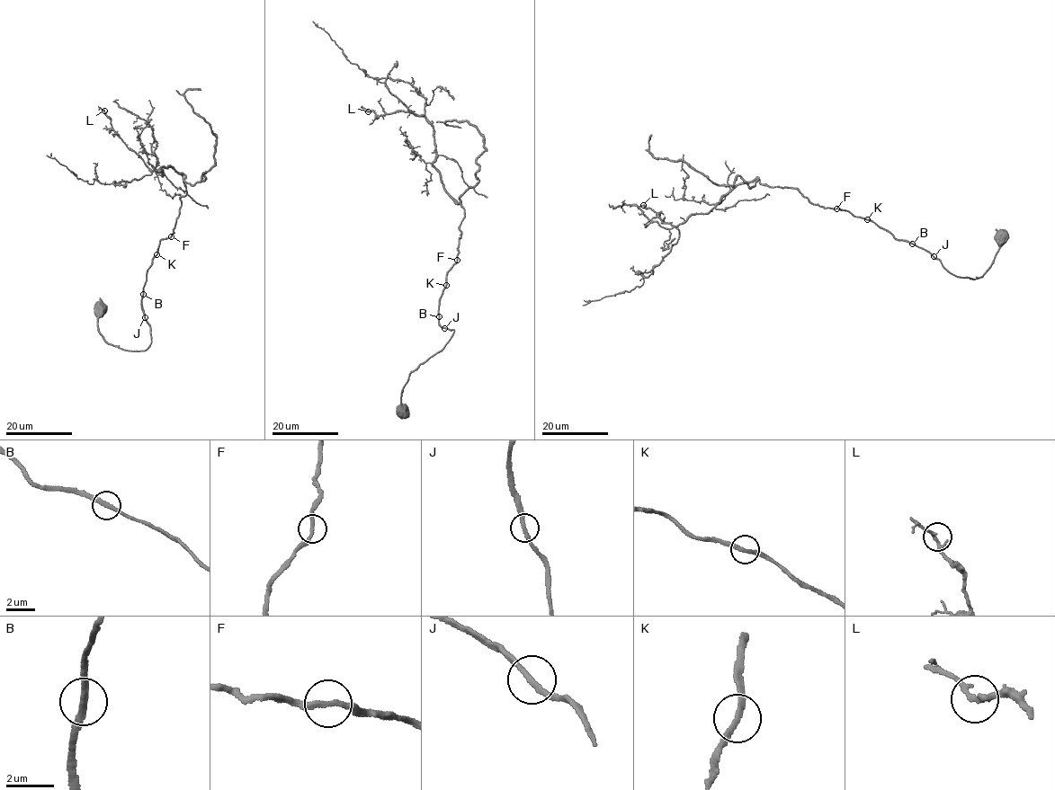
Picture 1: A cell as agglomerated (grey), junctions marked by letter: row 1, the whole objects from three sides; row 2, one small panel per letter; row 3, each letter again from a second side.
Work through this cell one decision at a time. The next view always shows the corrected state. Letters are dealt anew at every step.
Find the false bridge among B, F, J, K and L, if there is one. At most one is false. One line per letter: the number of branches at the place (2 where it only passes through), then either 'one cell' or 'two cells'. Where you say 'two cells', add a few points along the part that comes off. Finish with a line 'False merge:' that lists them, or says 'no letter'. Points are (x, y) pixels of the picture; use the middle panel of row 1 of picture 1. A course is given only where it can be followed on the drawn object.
B: 2 | one cell
F: 2 | one cell
J: 2 | one cell
K: 2 | one cell
L: 2 | one cell
False merge: no letter

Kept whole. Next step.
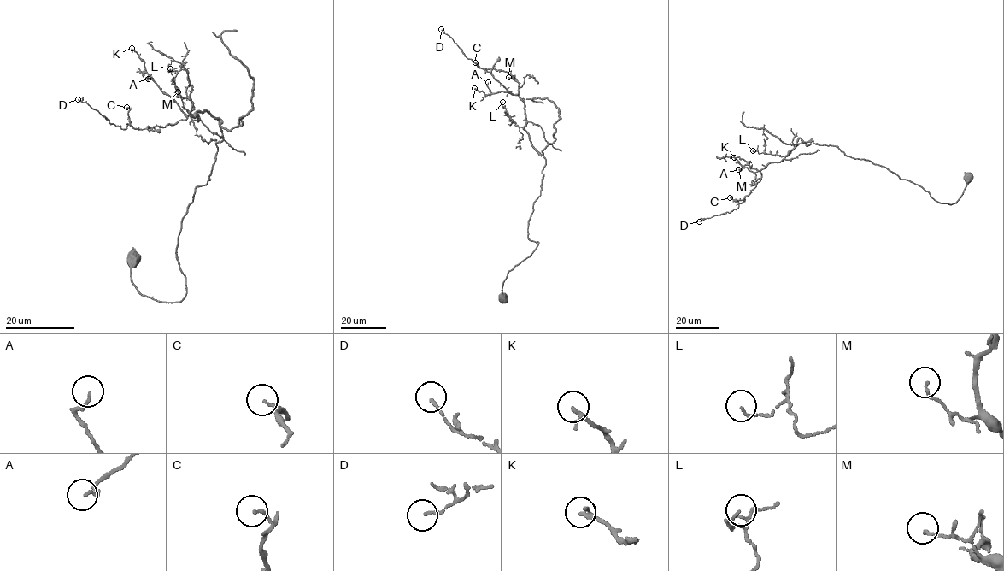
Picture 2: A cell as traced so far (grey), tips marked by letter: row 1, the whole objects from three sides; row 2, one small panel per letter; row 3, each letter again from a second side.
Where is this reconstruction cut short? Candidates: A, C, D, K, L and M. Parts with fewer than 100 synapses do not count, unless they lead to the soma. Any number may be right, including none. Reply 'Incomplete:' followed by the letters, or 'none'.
Incomplete: none

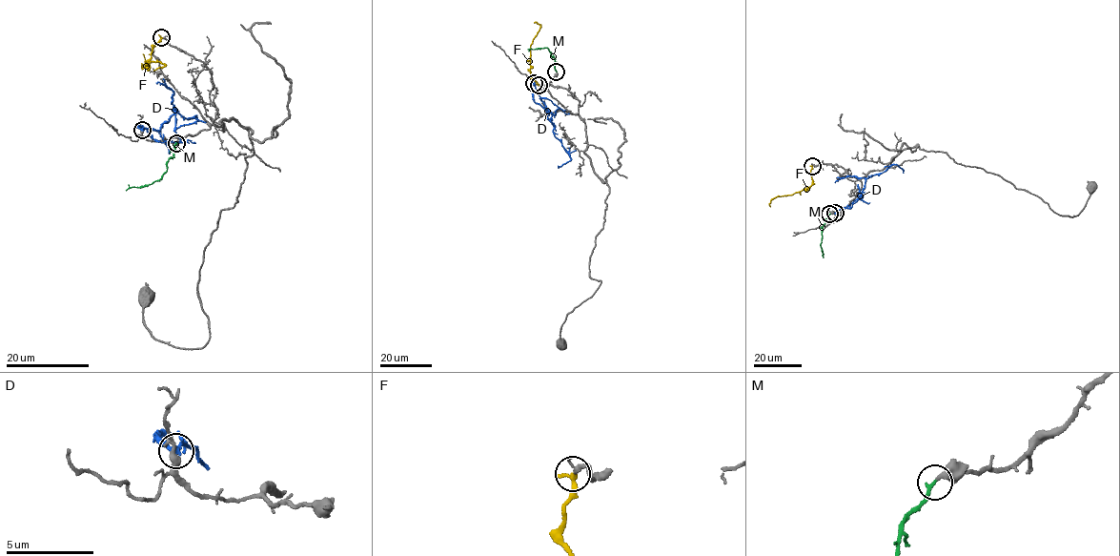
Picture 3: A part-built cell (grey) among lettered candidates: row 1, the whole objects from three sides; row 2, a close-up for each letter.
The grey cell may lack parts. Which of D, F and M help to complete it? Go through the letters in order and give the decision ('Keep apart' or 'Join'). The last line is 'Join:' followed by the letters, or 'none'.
D: Keep apart
F: Join
M: Join
Join: F, M

